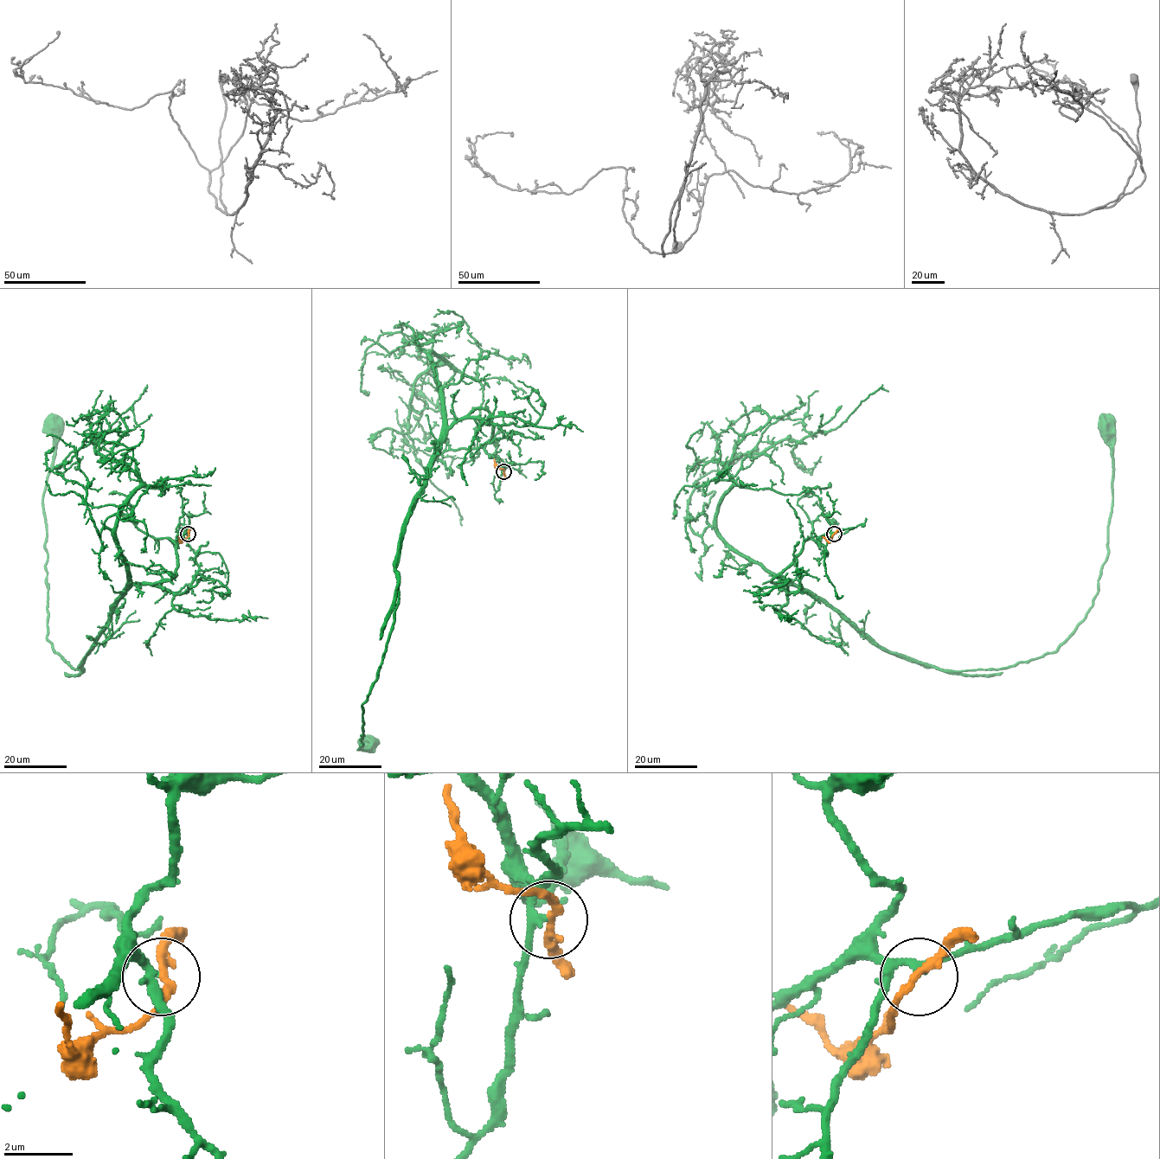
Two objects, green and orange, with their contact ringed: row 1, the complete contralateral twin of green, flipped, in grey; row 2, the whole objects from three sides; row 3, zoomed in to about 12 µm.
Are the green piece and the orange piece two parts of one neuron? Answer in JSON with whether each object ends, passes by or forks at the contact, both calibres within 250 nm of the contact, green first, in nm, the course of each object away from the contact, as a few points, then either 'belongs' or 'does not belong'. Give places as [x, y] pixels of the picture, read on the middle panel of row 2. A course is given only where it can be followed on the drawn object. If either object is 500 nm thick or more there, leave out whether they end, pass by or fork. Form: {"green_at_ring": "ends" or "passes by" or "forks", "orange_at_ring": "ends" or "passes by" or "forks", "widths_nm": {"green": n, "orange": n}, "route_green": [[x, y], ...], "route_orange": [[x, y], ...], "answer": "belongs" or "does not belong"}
{"green_at_ring": "passes by", "orange_at_ring": "passes by", "widths_nm": {"green": 170, "orange": 220}, "route_green": [[503, 471], [475, 408], [404, 528], [367, 743]], "route_orange": [[503, 471], [494, 459]], "answer": "does not belong"}

